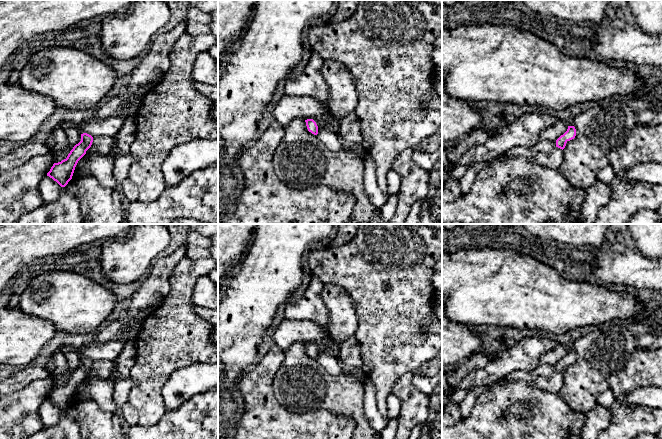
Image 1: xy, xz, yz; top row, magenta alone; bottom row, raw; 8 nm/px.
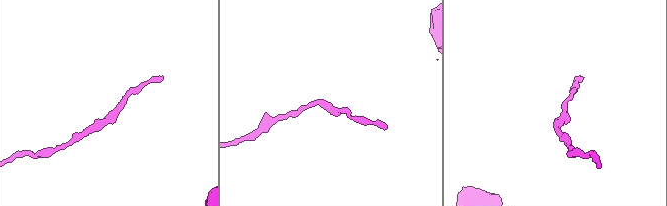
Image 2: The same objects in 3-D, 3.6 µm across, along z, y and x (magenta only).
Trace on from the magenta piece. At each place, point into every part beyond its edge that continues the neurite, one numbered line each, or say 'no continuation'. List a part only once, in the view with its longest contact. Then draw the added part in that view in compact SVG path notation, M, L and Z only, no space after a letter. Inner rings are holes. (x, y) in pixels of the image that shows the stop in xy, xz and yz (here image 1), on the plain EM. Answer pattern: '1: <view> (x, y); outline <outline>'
no continuation

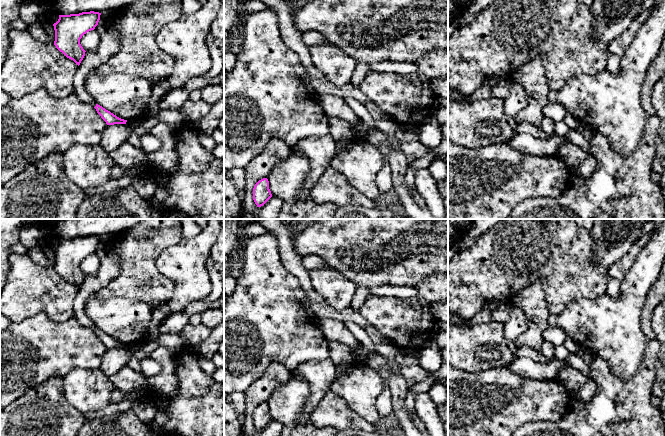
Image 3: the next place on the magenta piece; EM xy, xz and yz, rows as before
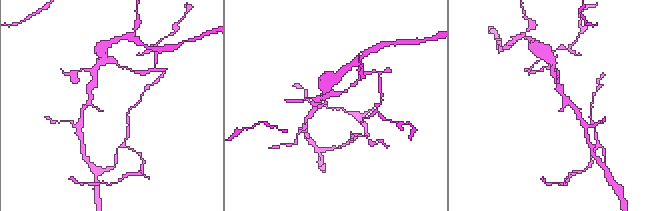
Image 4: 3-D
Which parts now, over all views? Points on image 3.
1: xy (132, 347); outline M141 343L128 344L126 348L132 352L135 352L141 348Z

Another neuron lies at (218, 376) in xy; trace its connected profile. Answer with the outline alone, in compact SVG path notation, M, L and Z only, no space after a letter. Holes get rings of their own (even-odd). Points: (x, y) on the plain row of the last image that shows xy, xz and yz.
M224 367L216 368L214 374L211 376L216 382L224 384Z

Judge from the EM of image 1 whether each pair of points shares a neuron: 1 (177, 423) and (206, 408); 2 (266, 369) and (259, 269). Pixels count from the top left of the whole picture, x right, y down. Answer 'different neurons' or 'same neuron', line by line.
1: same neuron
2: different neurons

